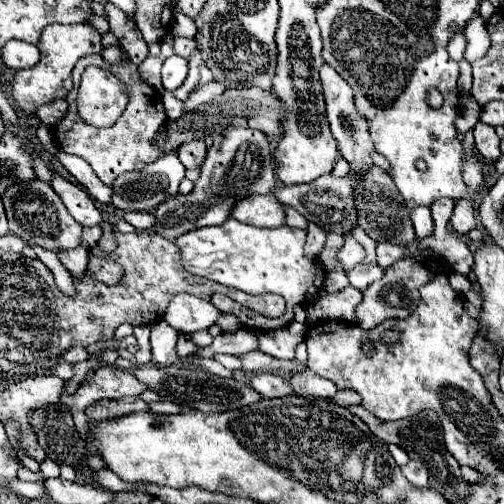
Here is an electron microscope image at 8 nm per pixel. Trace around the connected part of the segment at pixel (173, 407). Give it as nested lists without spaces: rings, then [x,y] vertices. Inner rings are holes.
[[[156,401],[156,403],[150,403],[150,409],[154,413],[180,413],[180,407],[172,401]]]

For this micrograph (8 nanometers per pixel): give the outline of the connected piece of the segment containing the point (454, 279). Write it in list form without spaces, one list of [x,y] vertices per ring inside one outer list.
[[[456,271],[450,273],[450,285],[452,285],[454,291],[458,291],[458,293],[466,293],[466,291],[470,289],[468,279],[466,279],[462,273],[456,273]]]

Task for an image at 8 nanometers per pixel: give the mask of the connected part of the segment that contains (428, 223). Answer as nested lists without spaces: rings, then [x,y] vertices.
[[[418,206],[412,211],[412,223],[414,223],[414,229],[416,229],[416,235],[422,237],[428,237],[434,229],[434,223],[432,223],[432,215],[430,215],[430,209],[425,206]]]

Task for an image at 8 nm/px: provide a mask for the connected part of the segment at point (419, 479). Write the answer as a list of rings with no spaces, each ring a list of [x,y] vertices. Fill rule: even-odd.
[[[410,461],[402,467],[402,473],[414,487],[428,487],[428,471],[422,467],[422,463]]]

